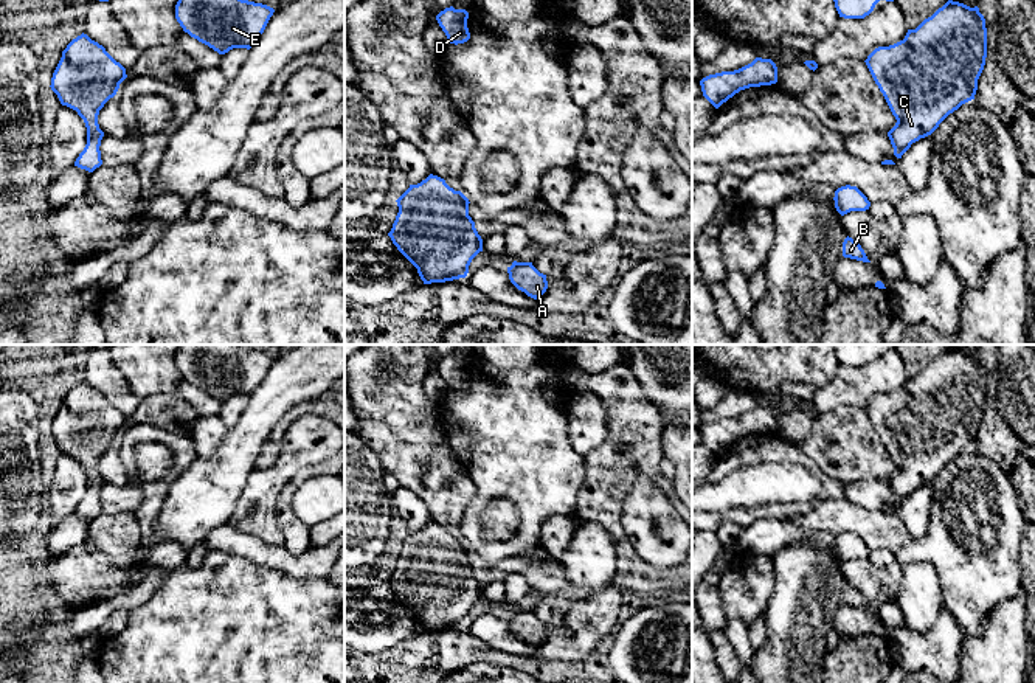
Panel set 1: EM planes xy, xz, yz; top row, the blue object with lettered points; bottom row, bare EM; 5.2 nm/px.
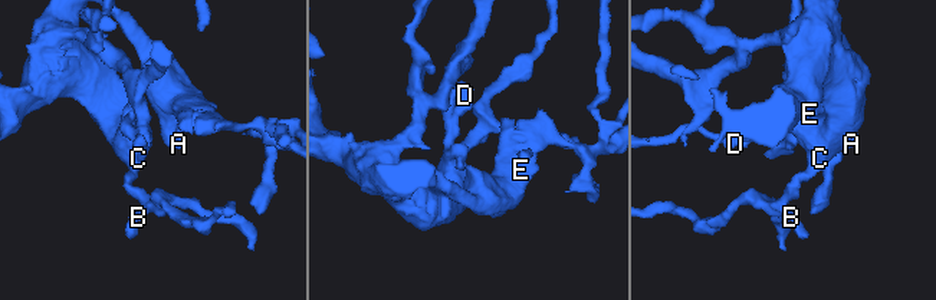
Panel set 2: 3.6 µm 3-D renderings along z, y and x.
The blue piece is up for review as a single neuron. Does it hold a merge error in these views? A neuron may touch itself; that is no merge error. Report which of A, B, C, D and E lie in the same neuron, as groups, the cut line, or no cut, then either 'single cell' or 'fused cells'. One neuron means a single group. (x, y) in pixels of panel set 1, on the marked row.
A B C D E | no cut | single cell

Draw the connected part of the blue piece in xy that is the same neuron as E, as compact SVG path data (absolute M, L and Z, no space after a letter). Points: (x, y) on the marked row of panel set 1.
M178 0L175 5L175 19L183 31L219 54L233 48L250 50L264 33L273 12L273 8L248 0Z

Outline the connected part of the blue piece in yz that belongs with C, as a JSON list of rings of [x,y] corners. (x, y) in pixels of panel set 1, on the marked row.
[[[948,0],[903,40],[875,48],[864,61],[883,93],[895,126],[888,132],[894,155],[902,155],[912,143],[931,135],[939,124],[962,104],[974,99],[978,79],[987,57],[987,28],[979,8]]]

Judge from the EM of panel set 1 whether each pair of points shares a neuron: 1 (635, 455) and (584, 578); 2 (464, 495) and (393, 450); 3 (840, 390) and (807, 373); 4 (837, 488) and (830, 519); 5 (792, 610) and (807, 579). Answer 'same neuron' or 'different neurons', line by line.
1: different neurons
2: same neuron
3: different neurons
4: different neurons
5: same neuron

